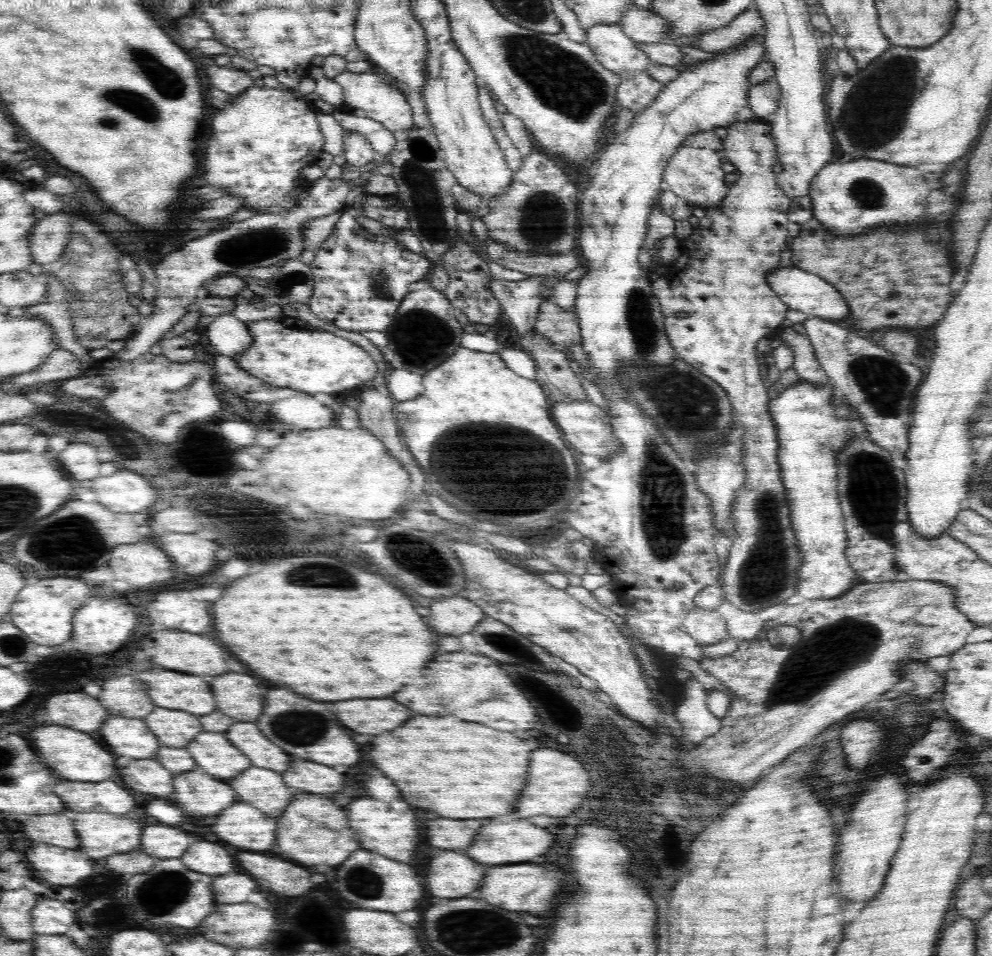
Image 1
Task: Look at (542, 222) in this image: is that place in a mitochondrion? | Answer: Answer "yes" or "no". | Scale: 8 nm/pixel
yes

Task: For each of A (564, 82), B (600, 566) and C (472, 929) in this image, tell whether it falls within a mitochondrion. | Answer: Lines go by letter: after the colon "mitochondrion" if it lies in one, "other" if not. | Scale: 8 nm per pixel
A: mitochondrion
B: other
C: mitochondrion

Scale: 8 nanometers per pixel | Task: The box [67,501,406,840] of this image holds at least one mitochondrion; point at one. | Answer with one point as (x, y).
(296, 727)

